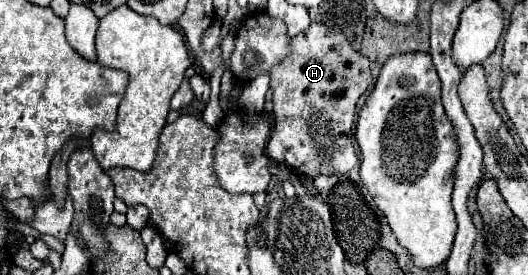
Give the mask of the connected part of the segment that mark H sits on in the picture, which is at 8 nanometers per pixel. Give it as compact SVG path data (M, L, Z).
M313 22L291 40L291 54L271 70L275 124L267 144L267 156L311 178L321 174L347 174L359 164L359 156L353 148L355 110L359 96L371 86L371 82L369 60L361 52L353 50L351 42L341 32L333 32L325 24Z

